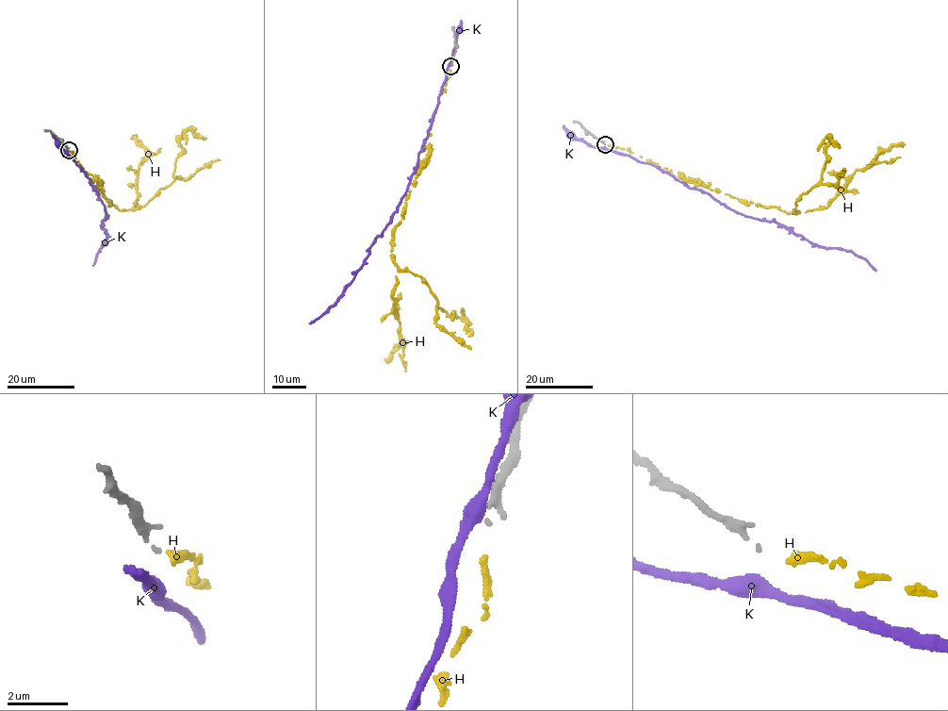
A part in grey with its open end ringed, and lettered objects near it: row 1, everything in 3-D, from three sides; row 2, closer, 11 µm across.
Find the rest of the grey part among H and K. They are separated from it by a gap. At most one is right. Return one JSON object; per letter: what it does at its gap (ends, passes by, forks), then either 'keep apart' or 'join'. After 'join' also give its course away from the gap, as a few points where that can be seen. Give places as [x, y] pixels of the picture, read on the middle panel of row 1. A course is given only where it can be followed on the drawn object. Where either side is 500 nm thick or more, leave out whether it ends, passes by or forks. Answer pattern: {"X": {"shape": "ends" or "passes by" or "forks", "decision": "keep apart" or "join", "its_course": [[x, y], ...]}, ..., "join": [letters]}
{"H": {"shape": "ends", "decision": "join", "its_course": [[449, 69], [433, 114], [429, 158], [405, 200], [391, 258], [420, 277], [437, 306], [465, 322], [467, 337]]}, "K": {"shape": "passes by", "decision": "keep apart"}, "join": ["H"]}

